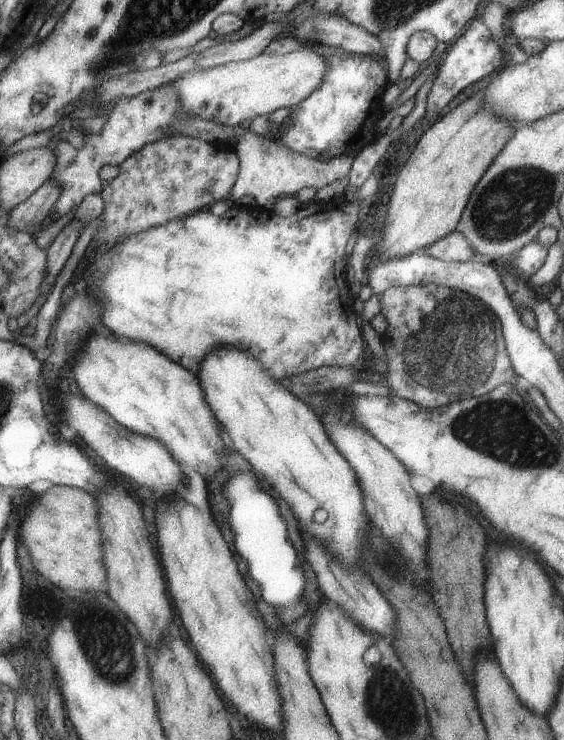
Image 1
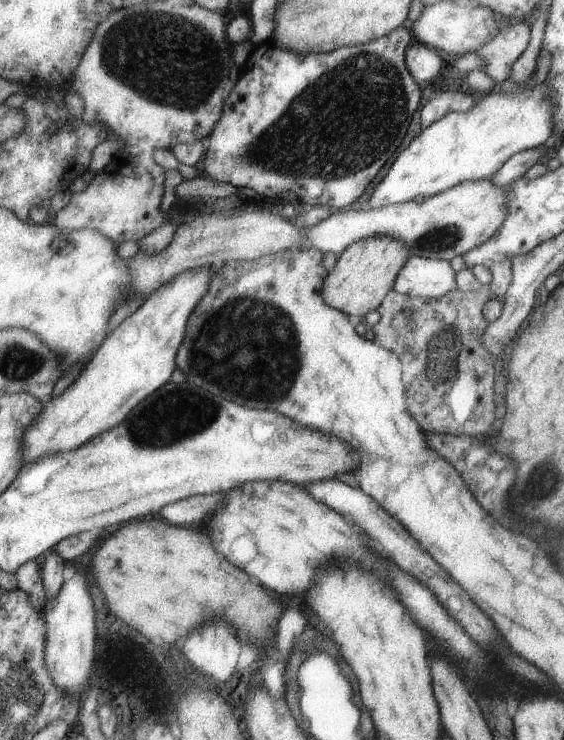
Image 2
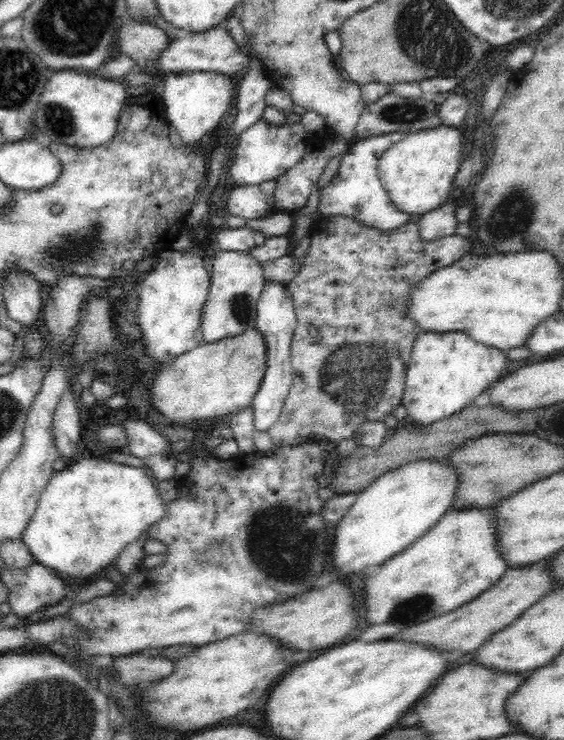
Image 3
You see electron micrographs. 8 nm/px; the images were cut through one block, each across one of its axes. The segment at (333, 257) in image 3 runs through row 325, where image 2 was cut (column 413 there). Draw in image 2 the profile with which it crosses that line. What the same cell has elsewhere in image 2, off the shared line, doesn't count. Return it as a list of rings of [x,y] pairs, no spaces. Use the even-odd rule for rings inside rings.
[[[482,285],[479,290],[475,292],[460,291],[459,289],[447,291],[443,296],[439,298],[423,298],[407,296],[407,294],[398,293],[393,289],[389,290],[387,294],[381,300],[381,304],[377,306],[376,310],[380,314],[378,322],[371,327],[374,334],[374,344],[384,348],[385,350],[394,354],[401,362],[401,382],[403,382],[403,388],[405,388],[405,408],[409,412],[409,416],[417,422],[419,428],[423,432],[435,432],[435,434],[453,434],[453,436],[477,436],[481,434],[487,436],[491,433],[491,424],[495,418],[495,405],[493,404],[493,375],[495,370],[493,369],[493,358],[485,352],[483,344],[481,344],[481,338],[483,338],[483,332],[487,328],[487,322],[483,317],[483,304],[492,297],[489,291],[488,285]]]

